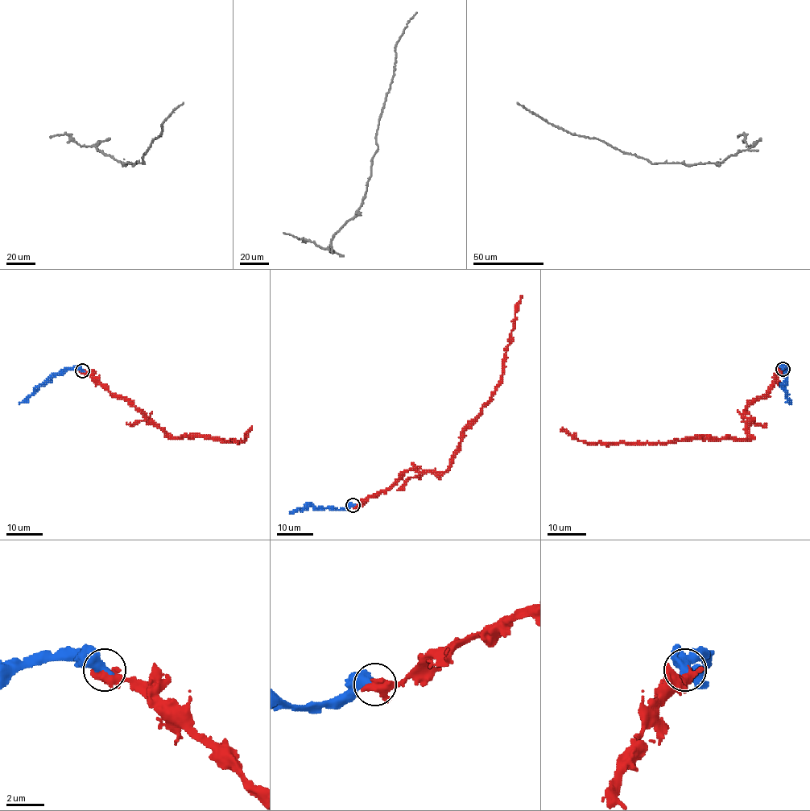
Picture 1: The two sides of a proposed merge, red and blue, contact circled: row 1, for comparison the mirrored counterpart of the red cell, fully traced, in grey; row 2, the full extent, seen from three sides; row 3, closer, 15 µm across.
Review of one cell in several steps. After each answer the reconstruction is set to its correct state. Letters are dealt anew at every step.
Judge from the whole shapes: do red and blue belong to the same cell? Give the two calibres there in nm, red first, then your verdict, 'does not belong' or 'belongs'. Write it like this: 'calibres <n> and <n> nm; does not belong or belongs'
calibres 650 and 550 nm; belongs

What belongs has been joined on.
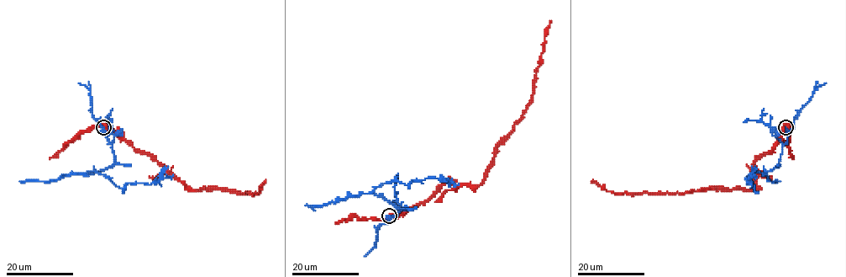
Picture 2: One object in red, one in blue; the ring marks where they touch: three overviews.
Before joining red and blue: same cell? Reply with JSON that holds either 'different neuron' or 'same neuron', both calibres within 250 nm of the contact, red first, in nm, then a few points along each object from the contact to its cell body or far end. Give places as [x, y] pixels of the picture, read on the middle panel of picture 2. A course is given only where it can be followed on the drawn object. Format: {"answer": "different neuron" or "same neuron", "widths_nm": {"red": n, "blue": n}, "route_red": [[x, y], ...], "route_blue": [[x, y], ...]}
{"answer": "different neuron", "widths_nm": {"red": 480, "blue": 500}, "route_red": [[389, 215], [416, 207], [445, 183], [472, 186], [483, 180], [494, 150], [533, 98], [550, 20]], "route_blue": [[389, 215], [394, 217], [401, 209], [374, 192], [383, 183], [409, 184], [437, 178], [459, 183]]}

